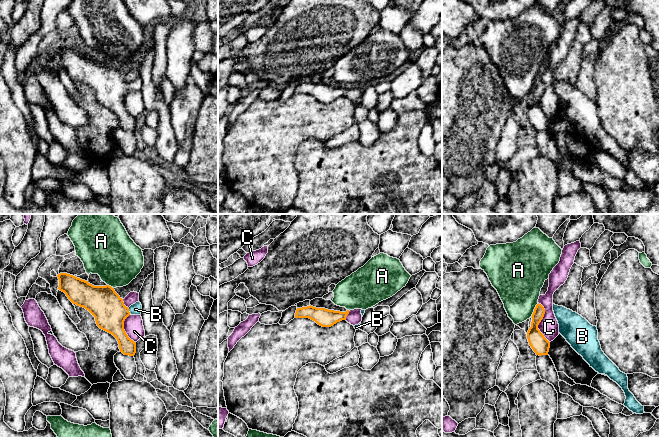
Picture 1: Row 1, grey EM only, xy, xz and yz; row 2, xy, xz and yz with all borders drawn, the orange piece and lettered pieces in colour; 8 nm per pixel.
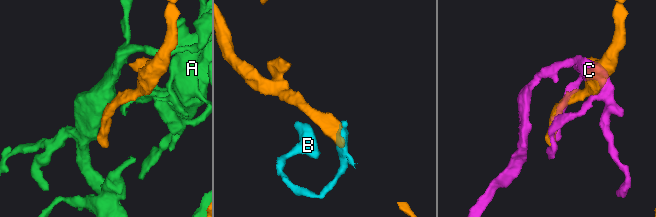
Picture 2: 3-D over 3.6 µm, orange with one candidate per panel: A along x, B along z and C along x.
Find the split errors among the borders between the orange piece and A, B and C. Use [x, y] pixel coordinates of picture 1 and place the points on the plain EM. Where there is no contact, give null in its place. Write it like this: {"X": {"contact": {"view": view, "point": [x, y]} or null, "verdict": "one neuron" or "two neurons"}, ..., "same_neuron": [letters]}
{"A": {"contact": {"view": "yz", "point": [534, 85]}, "verdict": "two neurons"}, "B": {"contact": {"view": "xy", "point": [128, 87]}, "verdict": "one neuron"}, "C": {"contact": {"view": "yz", "point": [540, 97]}, "verdict": "two neurons"}, "same_neuron": ["B"]}

